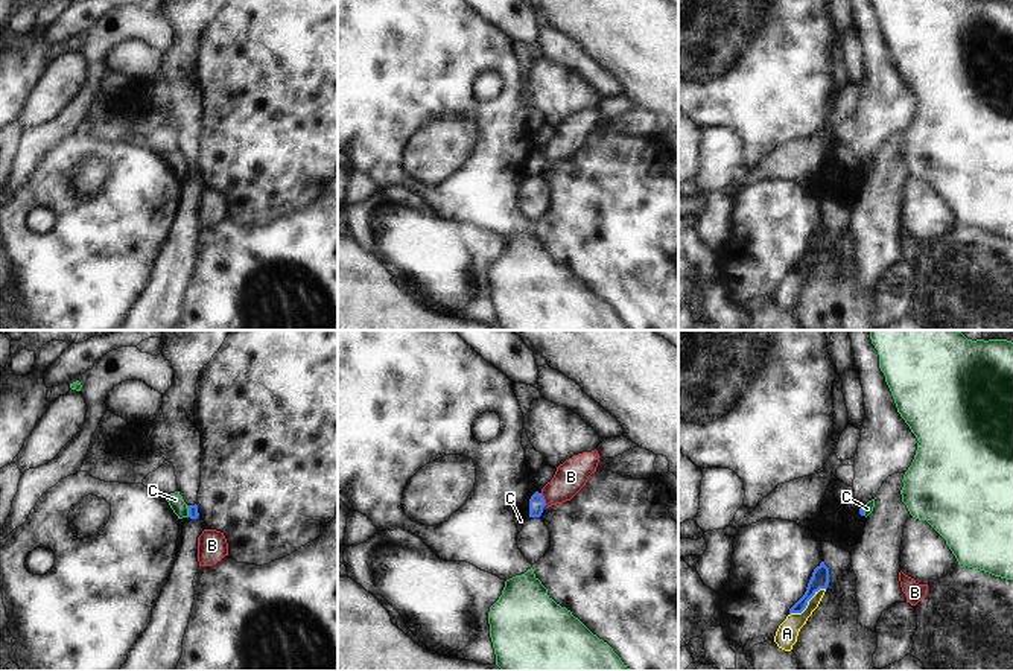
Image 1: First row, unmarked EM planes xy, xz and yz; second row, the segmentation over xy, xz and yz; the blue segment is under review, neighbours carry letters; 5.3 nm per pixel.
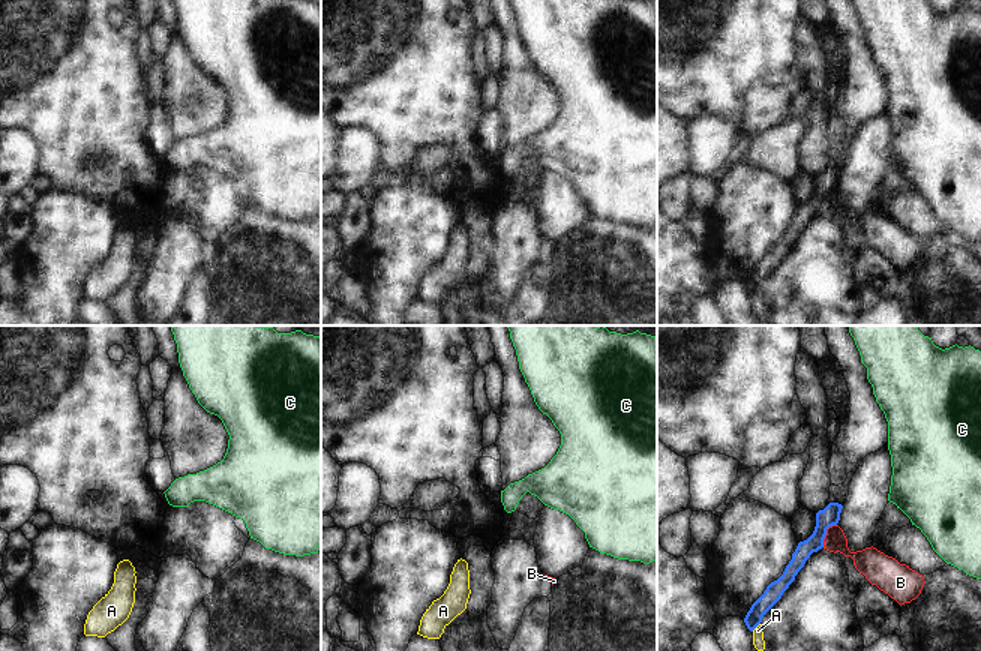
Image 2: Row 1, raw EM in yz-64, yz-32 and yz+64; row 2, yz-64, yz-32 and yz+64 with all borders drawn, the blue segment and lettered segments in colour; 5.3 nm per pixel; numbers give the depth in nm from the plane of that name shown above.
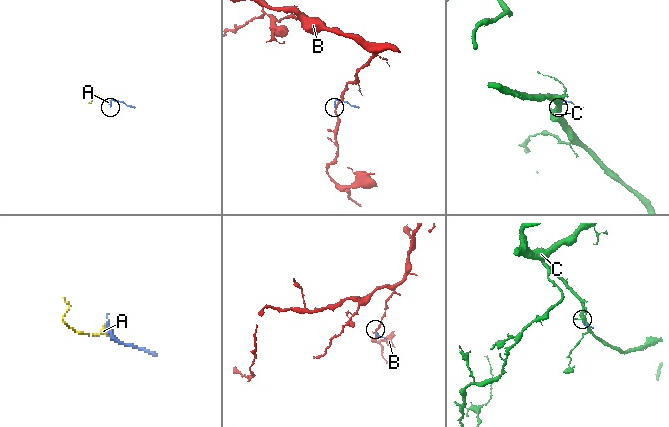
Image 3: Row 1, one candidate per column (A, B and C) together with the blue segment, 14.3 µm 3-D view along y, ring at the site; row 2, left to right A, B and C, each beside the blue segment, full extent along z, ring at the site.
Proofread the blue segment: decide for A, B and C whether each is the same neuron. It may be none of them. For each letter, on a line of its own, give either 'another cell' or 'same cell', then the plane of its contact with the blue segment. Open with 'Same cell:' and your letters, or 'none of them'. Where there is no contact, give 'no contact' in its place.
Same cell: none of them
A: another cell | yz
B: another cell | xz
C: another cell | xy

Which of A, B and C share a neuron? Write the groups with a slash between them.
A / B / C

